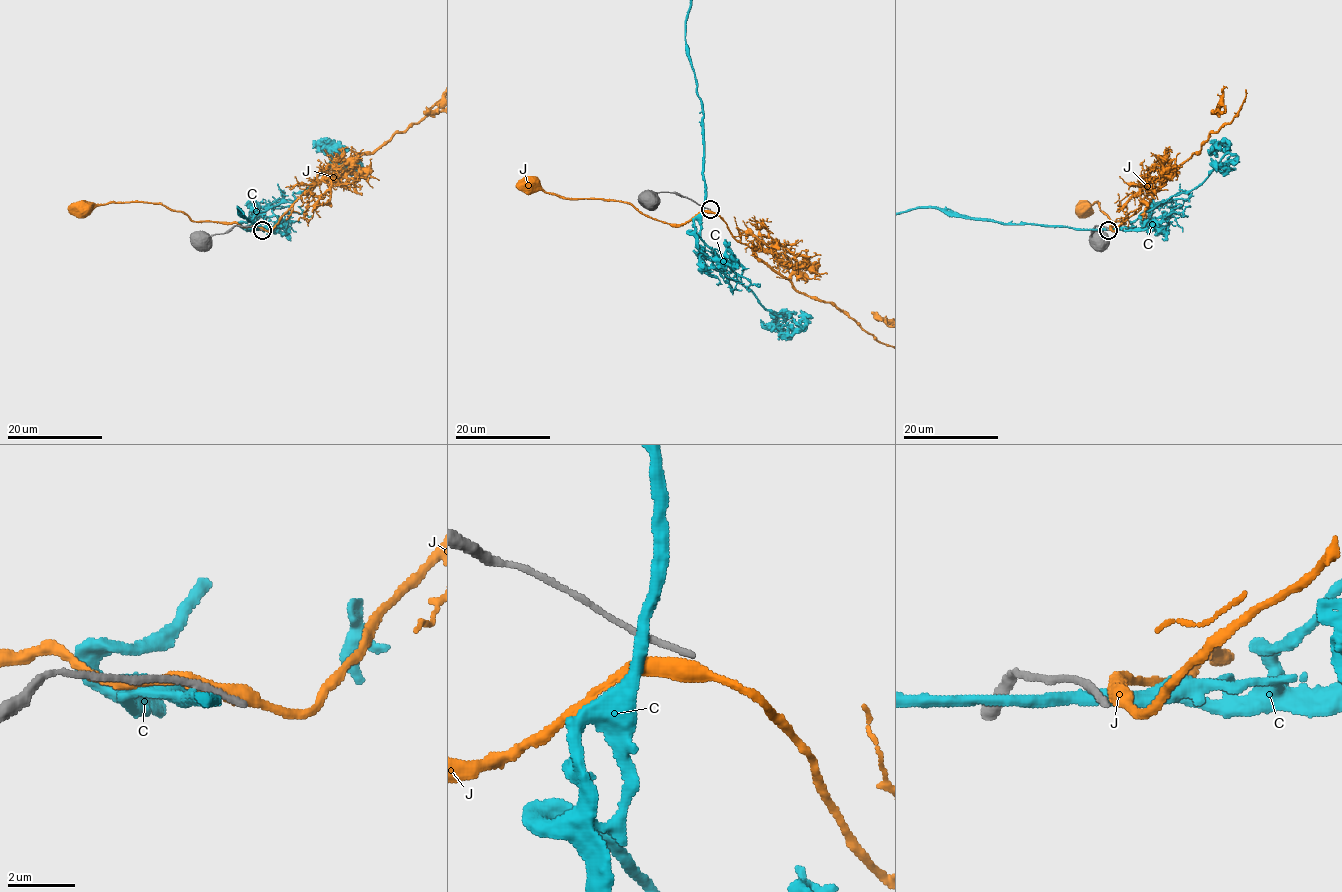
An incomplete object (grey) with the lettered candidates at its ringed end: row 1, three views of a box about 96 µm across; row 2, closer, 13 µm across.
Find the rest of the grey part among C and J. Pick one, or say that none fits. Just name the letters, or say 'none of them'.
none of them

